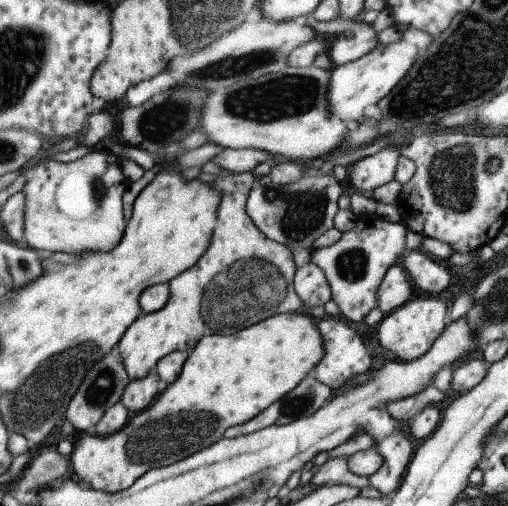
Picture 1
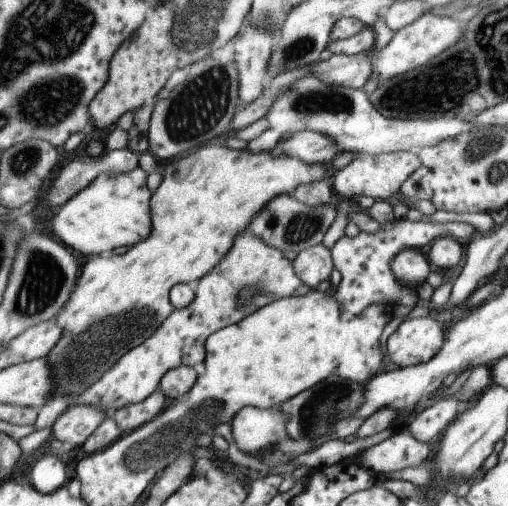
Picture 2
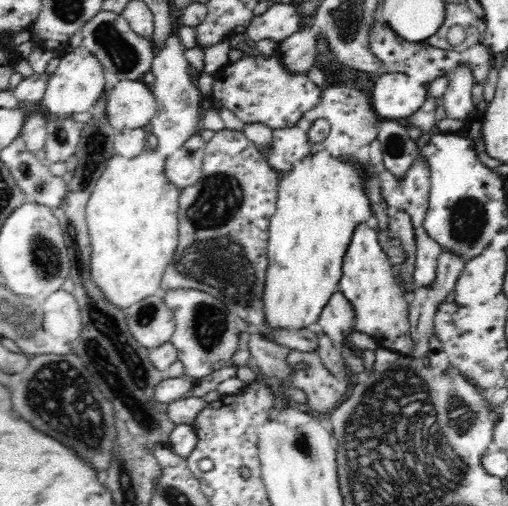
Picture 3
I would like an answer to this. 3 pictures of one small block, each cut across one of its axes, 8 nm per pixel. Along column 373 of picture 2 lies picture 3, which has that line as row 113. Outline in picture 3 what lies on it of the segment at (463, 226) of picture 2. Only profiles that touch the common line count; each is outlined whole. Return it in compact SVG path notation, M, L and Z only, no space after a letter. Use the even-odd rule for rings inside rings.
M277 51L270 55L270 58L263 58L262 55L246 56L238 61L230 62L214 76L214 86L210 98L212 103L222 109L231 110L240 121L245 124L262 123L272 128L272 131L286 129L295 126L310 110L318 104L323 88L316 86L307 74L293 74L281 62Z

